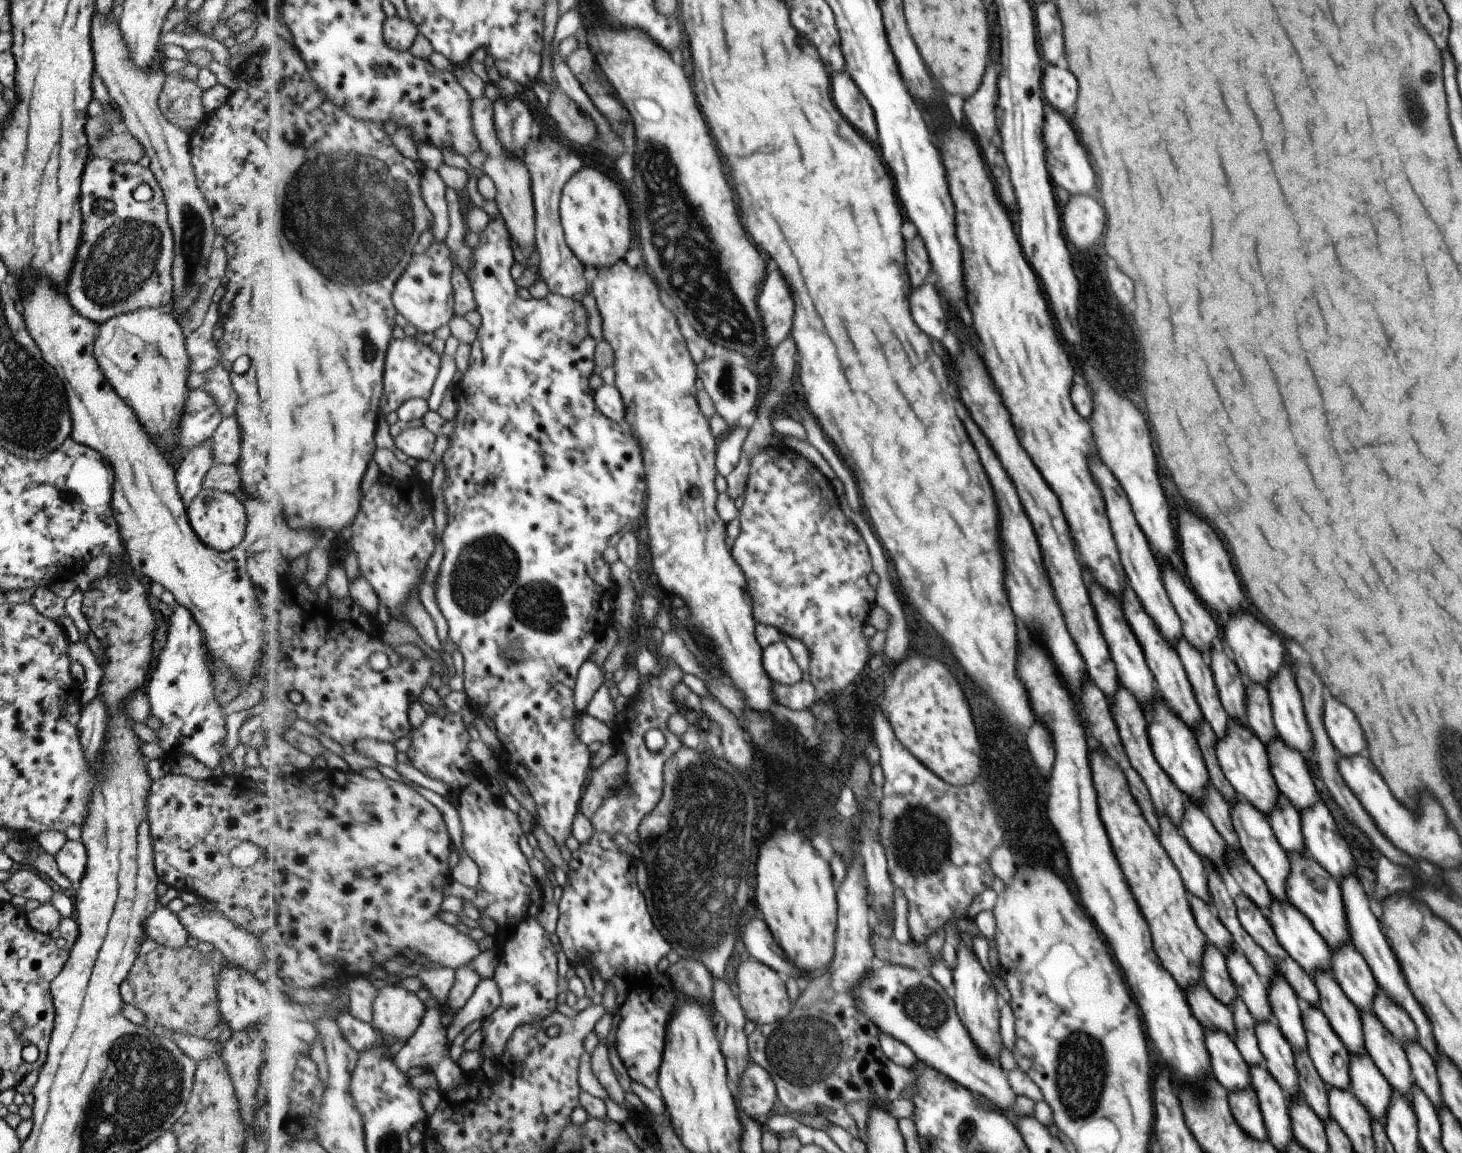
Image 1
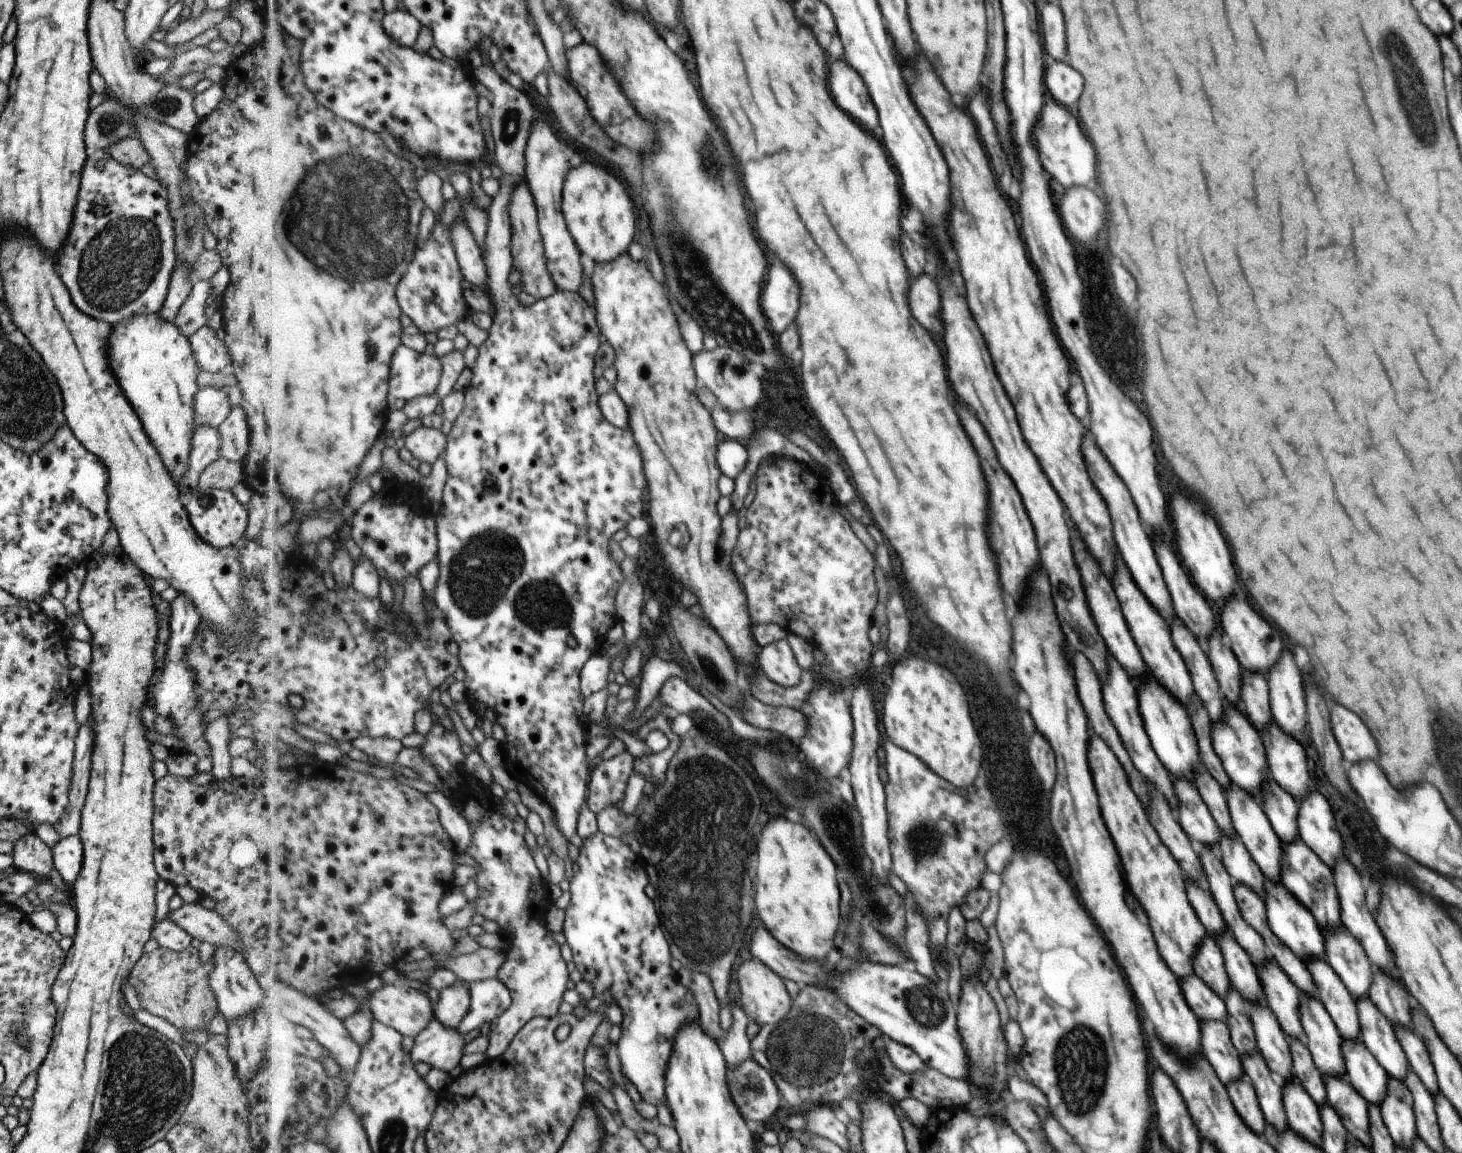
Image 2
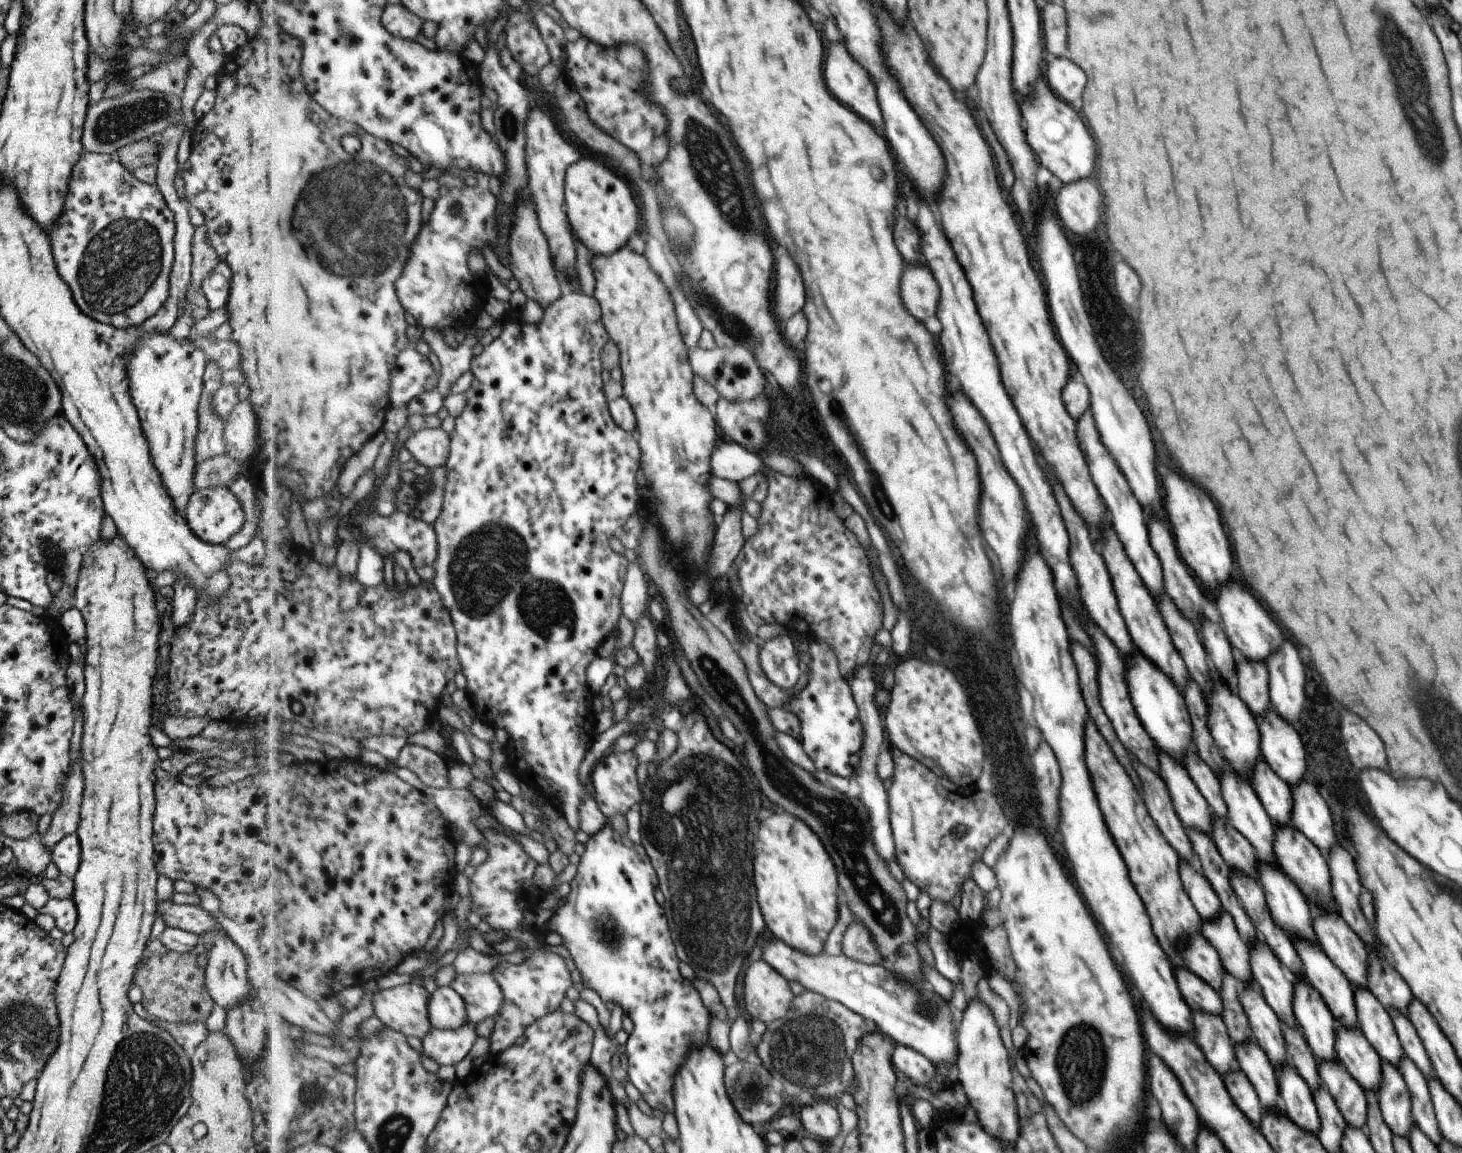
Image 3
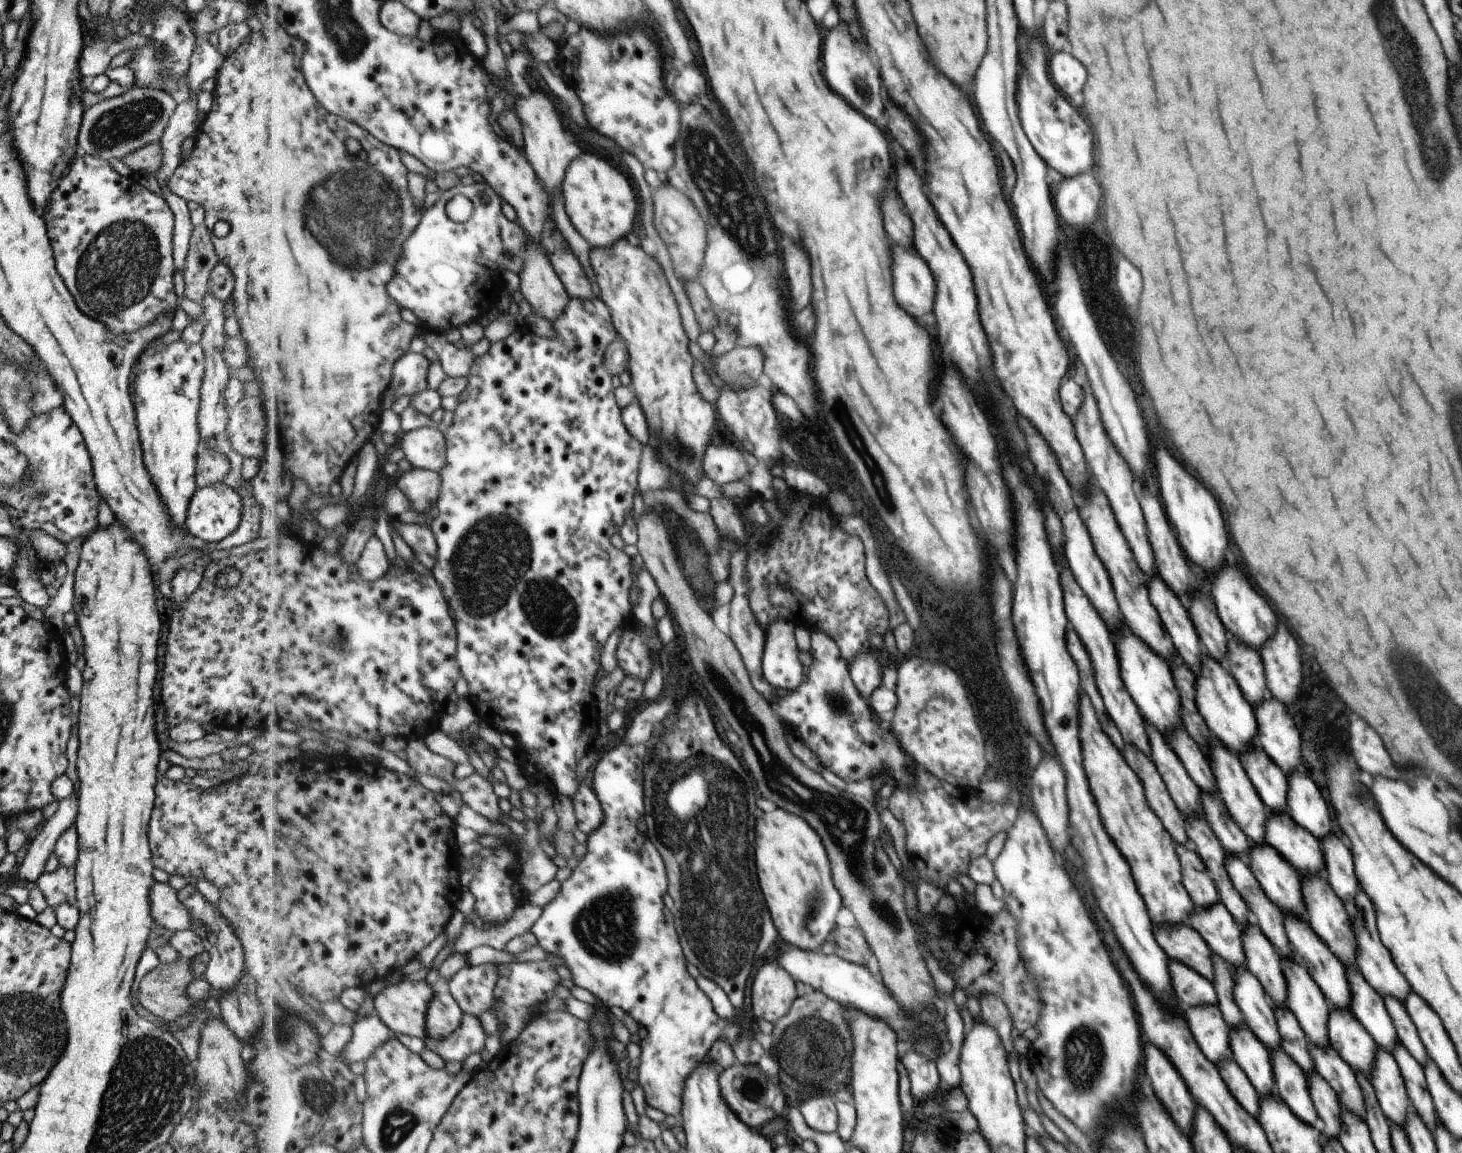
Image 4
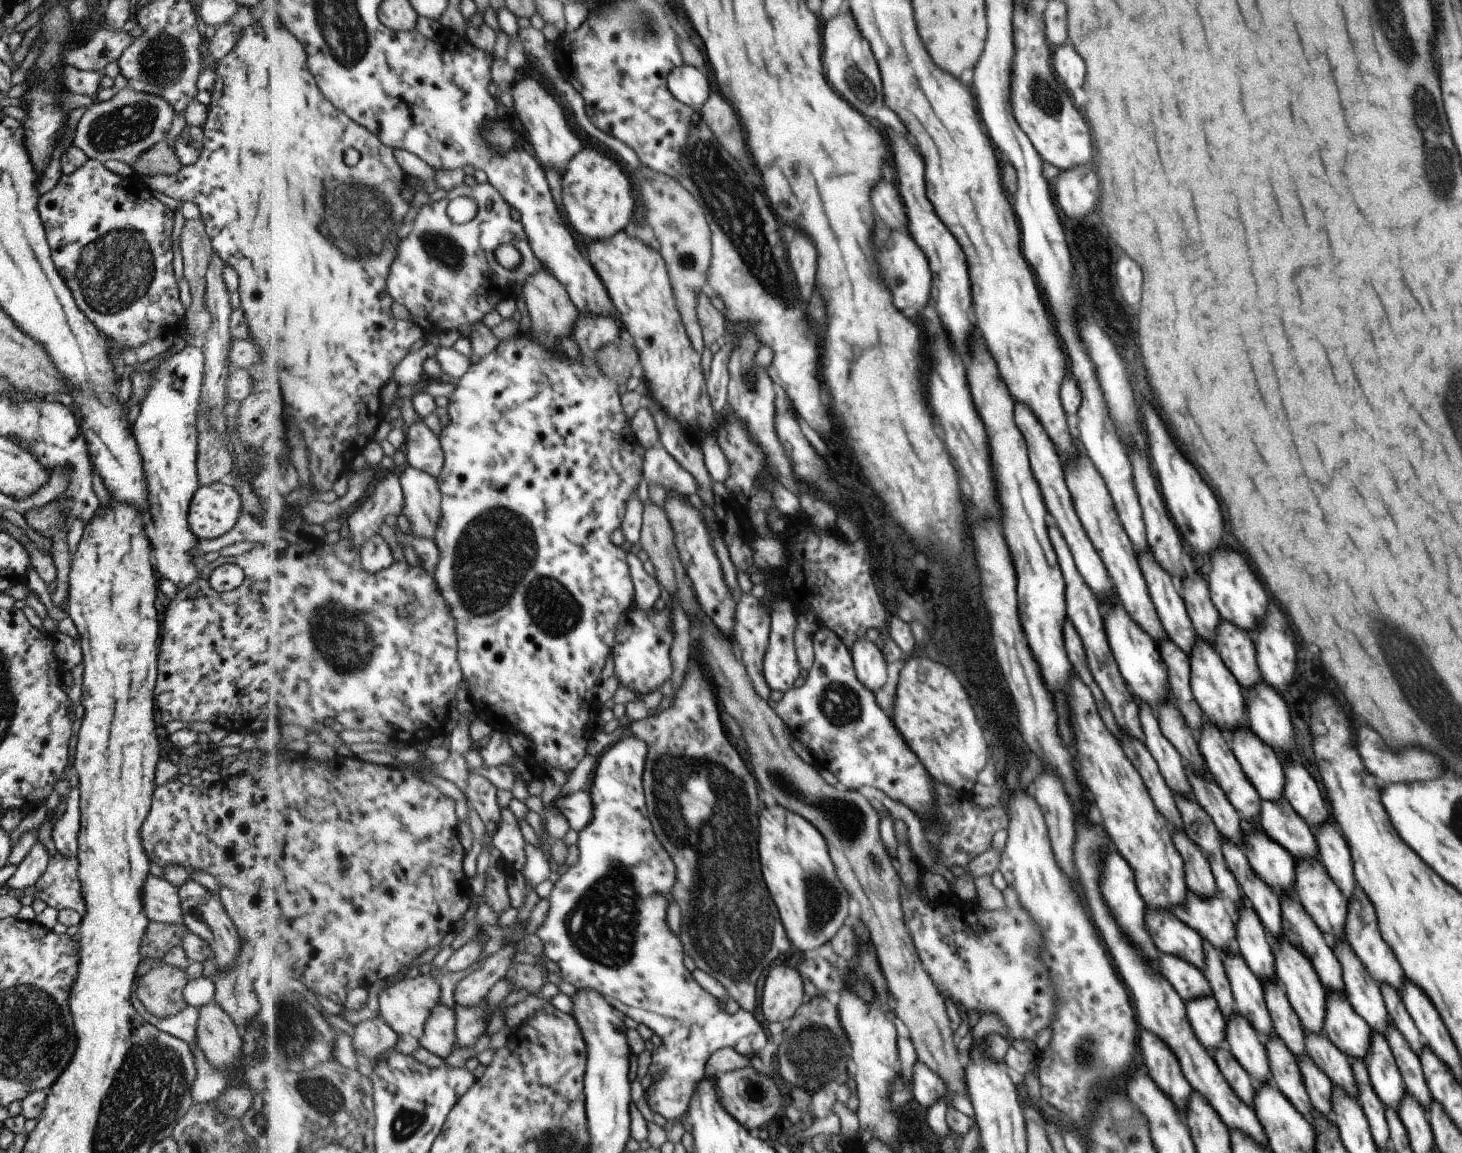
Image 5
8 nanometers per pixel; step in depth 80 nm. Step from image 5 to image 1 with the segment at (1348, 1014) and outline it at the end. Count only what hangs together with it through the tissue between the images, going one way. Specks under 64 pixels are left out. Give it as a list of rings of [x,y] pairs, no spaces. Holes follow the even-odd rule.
[[[1366,1052],[1349,1054],[1349,1090],[1368,1110],[1371,1119],[1377,1119],[1383,1123],[1392,1093],[1389,1083]]]

